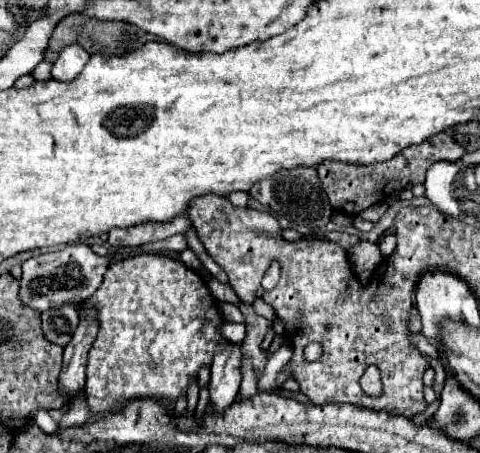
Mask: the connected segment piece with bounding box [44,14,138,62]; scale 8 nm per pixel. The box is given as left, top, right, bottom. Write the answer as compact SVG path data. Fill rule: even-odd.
M70 14L52 30L48 50L44 50L44 60L54 62L58 52L70 44L80 44L90 54L104 52L120 56L120 32L124 34L124 30L138 30L138 26L116 20L86 20L82 14Z

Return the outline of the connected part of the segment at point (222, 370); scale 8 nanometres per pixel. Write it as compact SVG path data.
M230 344L226 348L218 348L214 354L214 362L210 366L210 408L214 414L222 414L226 406L232 406L240 388L240 354L238 346Z

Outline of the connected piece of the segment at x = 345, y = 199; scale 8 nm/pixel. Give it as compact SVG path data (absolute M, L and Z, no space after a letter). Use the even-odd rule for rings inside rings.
M446 132L434 134L432 138L428 138L426 142L418 144L418 146L408 146L406 150L402 150L400 154L396 154L394 158L386 160L386 162L376 162L370 166L354 166L354 164L342 164L342 162L322 162L316 170L320 176L320 182L324 186L324 192L328 194L328 200L334 208L346 210L348 214L360 214L362 210L370 208L372 204L380 202L384 196L392 194L394 190L402 190L408 184L422 184L424 182L424 174L428 170L430 164L438 162L438 160L460 160L464 156L464 146L460 146L458 142L454 142L452 136L448 136Z

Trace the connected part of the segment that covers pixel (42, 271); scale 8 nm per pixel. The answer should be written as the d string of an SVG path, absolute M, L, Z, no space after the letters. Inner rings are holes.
M72 244L58 252L32 256L22 264L20 300L22 304L26 304L36 312L46 312L50 308L64 306L64 304L78 304L86 300L102 284L108 264L110 264L110 258L98 256L86 244Z

